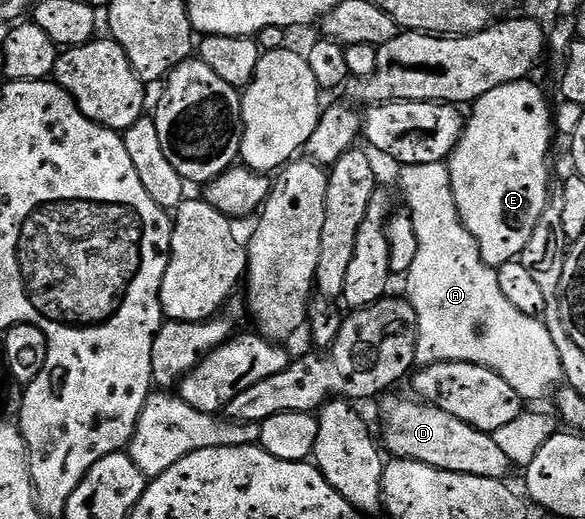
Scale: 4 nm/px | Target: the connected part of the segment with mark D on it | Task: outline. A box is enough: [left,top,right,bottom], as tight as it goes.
[380,397,512,478]

